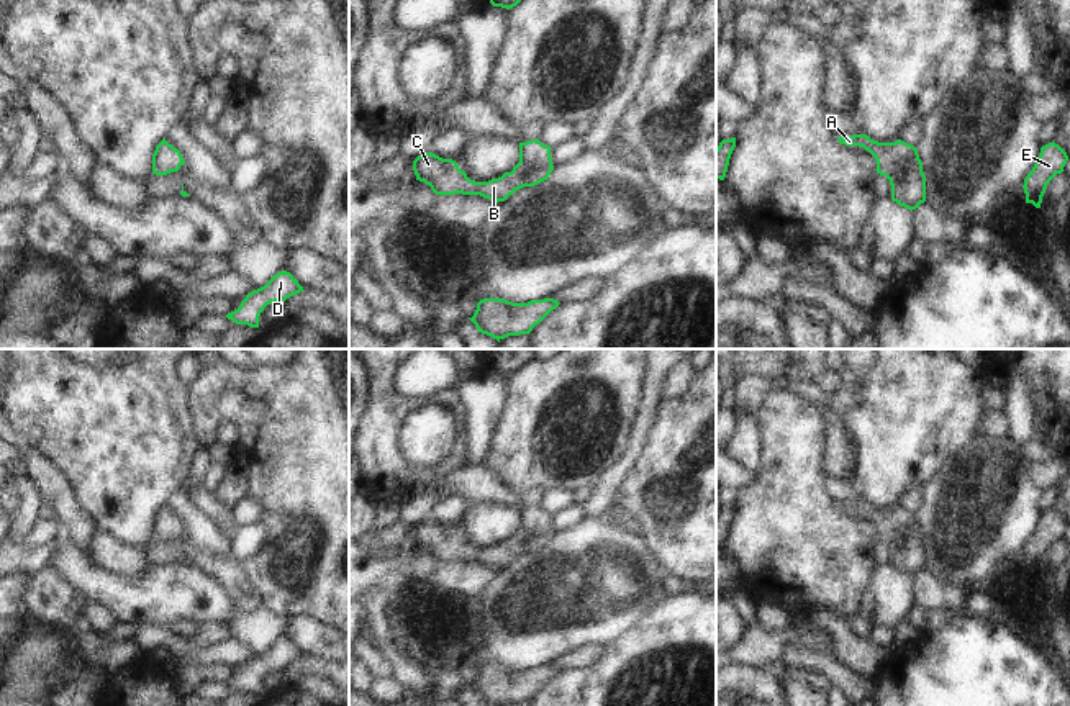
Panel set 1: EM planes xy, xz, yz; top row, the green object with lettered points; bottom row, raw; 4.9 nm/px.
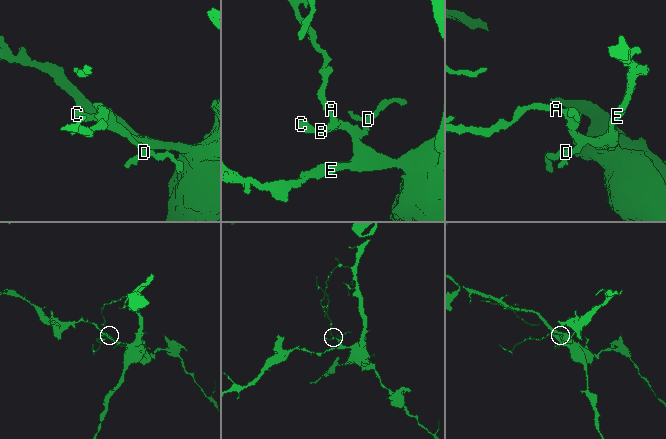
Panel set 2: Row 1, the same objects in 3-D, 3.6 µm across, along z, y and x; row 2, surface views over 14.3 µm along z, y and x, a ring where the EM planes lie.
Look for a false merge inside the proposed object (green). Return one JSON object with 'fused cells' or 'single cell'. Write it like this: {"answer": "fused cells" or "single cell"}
{"answer": "single cell"}

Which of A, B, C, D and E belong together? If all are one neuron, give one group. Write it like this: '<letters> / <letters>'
A B C D E

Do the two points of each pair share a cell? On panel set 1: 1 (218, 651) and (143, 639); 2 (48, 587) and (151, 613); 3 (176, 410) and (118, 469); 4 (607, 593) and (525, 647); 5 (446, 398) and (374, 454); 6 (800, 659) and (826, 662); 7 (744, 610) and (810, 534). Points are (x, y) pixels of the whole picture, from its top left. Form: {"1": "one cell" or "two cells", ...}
{"1": "one cell", "2": "two cells", "3": "one cell", "4": "one cell", "5": "one cell", "6": "one cell", "7": "two cells"}

